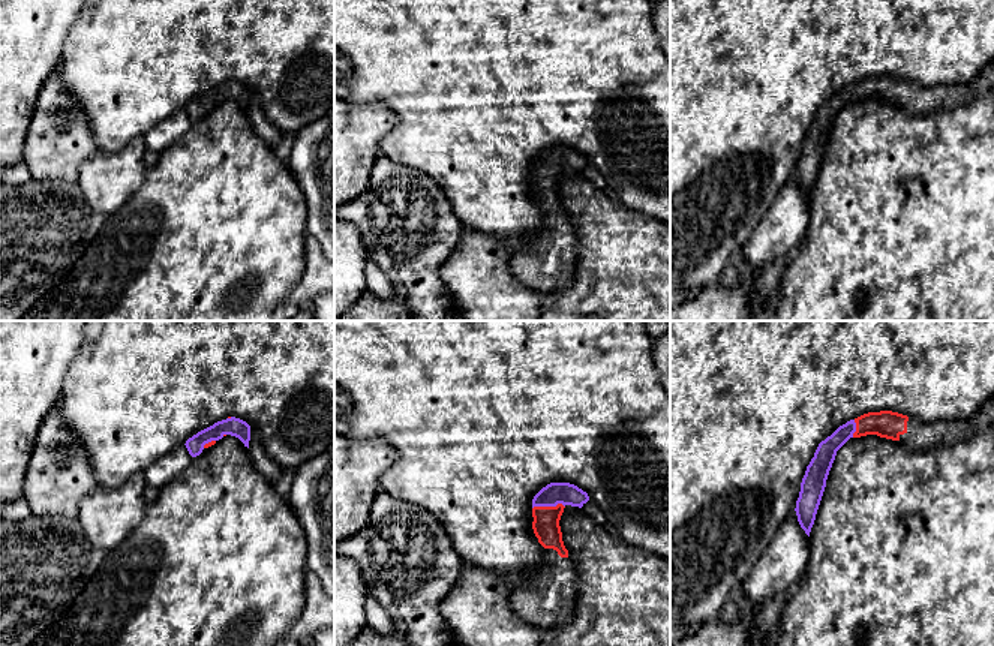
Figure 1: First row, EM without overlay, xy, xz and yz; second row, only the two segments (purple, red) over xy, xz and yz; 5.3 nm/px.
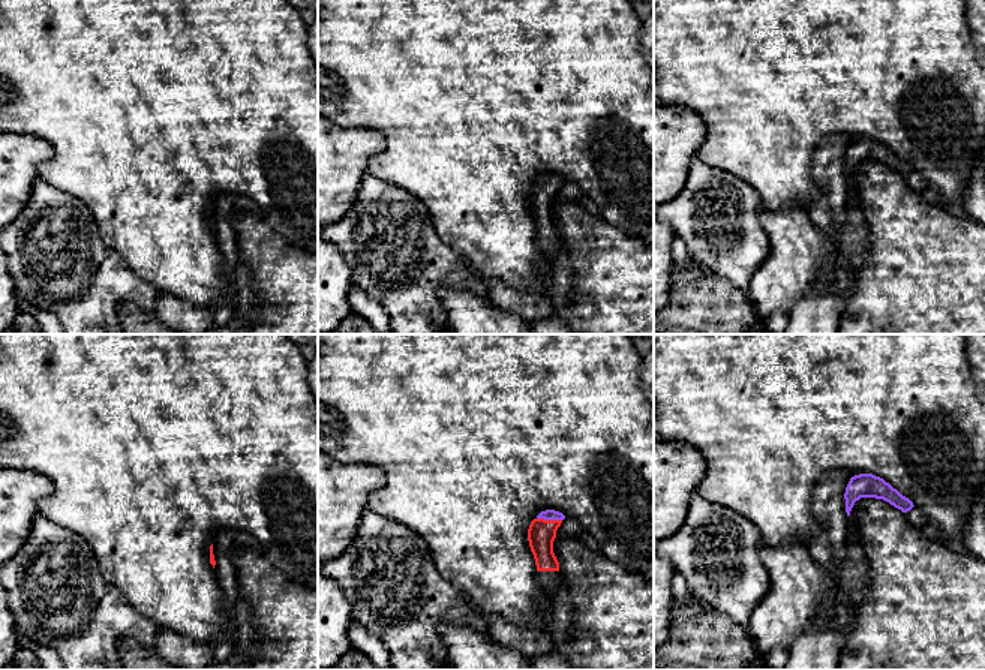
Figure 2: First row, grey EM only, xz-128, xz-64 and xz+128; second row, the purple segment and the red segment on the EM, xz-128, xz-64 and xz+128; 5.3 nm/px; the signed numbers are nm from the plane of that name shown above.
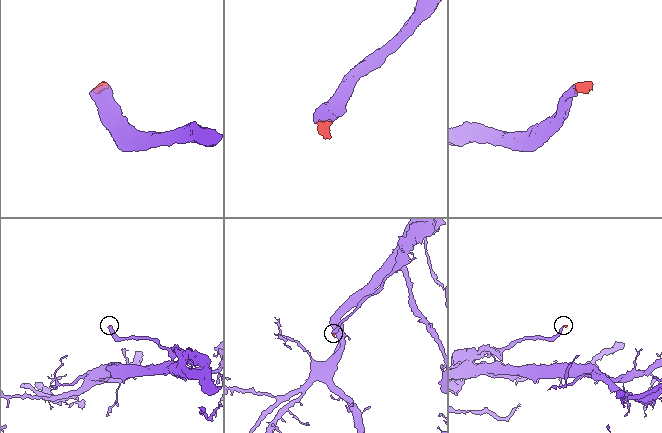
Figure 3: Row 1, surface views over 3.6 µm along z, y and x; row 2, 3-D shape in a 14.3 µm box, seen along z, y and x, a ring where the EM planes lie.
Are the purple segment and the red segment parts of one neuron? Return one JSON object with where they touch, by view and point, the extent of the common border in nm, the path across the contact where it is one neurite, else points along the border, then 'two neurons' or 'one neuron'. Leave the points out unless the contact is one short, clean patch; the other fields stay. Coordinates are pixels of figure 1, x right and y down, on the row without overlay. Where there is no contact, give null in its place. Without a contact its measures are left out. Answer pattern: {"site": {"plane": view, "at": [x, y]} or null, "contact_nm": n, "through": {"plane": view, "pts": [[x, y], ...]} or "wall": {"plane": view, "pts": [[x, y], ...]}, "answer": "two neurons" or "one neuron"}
{"site": {"plane": "xz", "at": [547, 170]}, "contact_nm": 180, "through": {"plane": "xz", "pts": [[553, 158], [547, 170], [546, 191]]}, "answer": "one neuron"}

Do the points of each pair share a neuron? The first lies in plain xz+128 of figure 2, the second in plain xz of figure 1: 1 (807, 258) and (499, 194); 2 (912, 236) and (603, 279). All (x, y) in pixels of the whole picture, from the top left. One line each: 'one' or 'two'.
1: two
2: one

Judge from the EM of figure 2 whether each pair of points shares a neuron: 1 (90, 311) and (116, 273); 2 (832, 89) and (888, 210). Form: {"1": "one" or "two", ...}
{"1": "one", "2": "two"}

